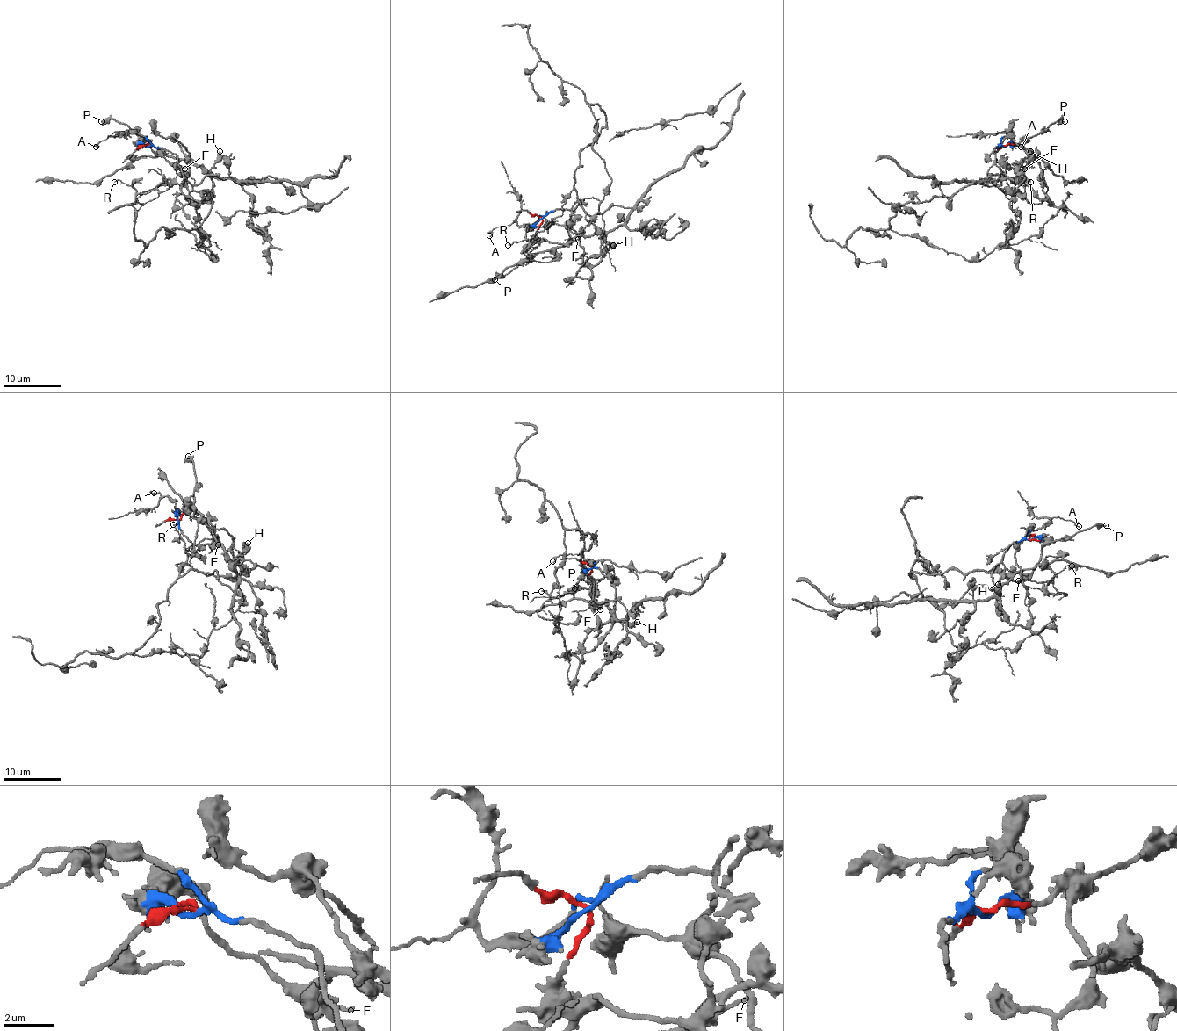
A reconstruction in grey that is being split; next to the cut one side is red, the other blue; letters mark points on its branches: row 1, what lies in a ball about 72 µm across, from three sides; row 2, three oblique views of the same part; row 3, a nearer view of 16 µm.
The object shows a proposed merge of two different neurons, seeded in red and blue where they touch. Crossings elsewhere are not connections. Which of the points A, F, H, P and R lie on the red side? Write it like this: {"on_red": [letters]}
{"on_red": ["F", "H", "P"]}

